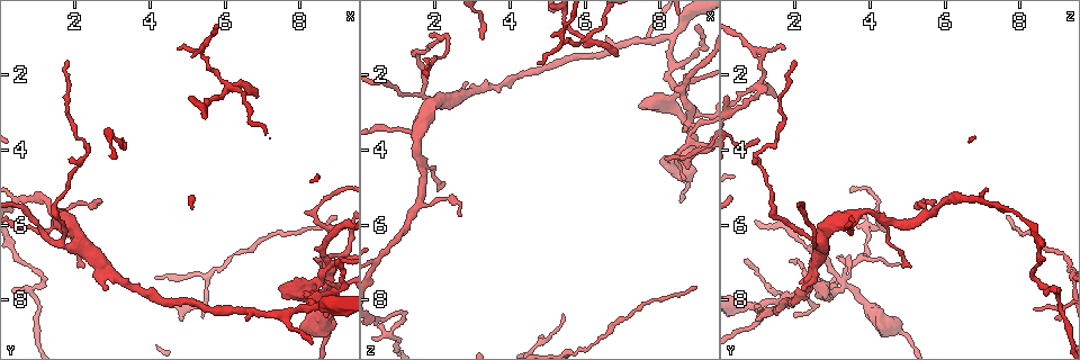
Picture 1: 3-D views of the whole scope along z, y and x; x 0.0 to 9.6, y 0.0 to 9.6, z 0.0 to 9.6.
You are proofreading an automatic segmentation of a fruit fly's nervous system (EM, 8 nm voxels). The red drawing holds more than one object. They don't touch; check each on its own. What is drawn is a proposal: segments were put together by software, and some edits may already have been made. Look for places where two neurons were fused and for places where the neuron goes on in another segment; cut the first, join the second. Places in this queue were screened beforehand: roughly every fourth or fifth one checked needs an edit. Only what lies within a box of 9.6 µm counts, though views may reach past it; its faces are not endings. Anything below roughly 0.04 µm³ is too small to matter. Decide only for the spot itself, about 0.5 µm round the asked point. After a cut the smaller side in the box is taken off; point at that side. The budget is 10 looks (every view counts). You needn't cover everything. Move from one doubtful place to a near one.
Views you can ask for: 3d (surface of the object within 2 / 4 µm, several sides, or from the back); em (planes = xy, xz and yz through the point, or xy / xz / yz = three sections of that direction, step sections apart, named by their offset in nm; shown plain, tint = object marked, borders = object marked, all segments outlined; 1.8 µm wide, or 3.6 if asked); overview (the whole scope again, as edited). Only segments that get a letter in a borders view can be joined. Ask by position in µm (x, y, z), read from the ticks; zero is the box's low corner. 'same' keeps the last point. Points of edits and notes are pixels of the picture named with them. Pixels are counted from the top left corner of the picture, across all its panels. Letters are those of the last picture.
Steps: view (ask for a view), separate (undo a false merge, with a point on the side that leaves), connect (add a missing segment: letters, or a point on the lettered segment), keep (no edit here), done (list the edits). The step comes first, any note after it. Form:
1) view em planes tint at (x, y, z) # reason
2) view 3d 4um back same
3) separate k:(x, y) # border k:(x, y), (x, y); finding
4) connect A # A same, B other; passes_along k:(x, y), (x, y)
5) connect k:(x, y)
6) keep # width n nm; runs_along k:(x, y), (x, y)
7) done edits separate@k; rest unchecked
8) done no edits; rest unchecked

view 3d 4um at (2.15, 6.50, 2.65) # small branch off a trunk

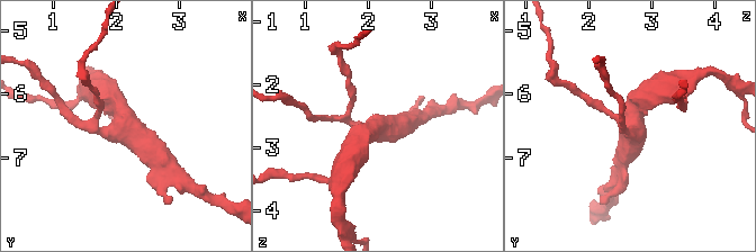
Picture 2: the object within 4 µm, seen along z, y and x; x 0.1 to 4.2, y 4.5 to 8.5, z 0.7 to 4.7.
view em 3.6um planes tint at (2.15, 6.45, 2.65)

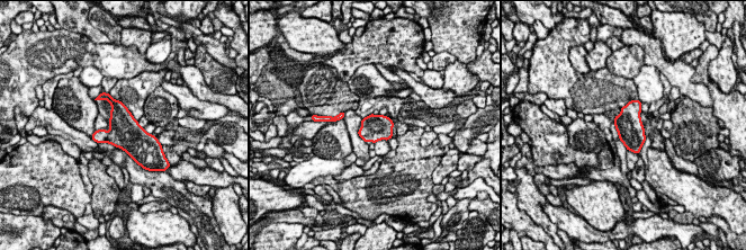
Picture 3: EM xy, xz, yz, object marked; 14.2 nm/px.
view em 3.6um planes borders same # see the neighbours

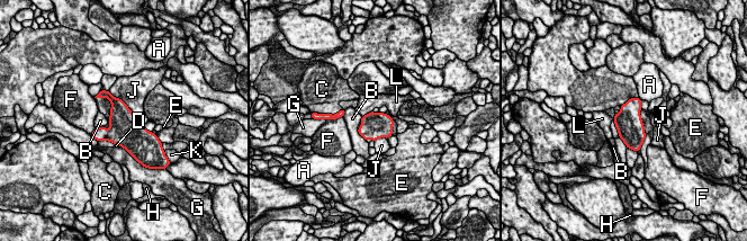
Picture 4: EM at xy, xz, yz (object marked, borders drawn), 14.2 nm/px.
keep # longest_contact J 600 nm; A other, B other, C other, D other, E other, F other, G other, H other, J other, K other, L other; border 4:(108, 91), (118, 97), (137, 119); continuous, no second neuron

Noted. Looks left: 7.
view 3d 2um at (1.80, 1.65, 2.00)

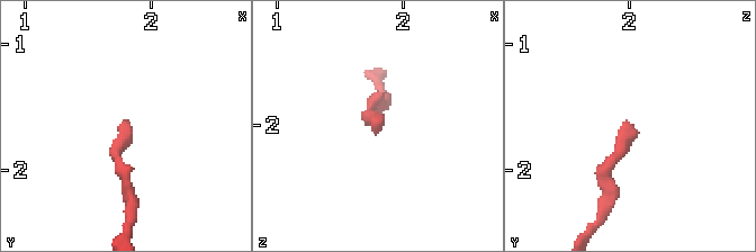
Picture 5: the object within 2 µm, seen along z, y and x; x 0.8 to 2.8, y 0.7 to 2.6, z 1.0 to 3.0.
view em planes borders at (1.80, 1.60, 1.98)

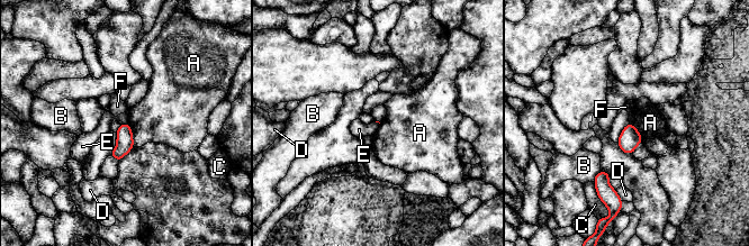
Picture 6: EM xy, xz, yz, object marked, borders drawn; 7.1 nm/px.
keep # A other, B other, C other, D other, E other, F other; no lettered segment goes on from it

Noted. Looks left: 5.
view em xy step 16 tint at (6.15, 2.35, 0.95) # three arms meet

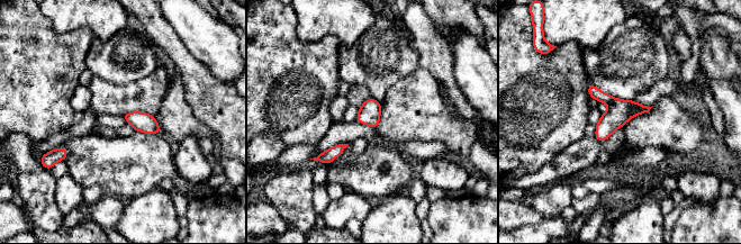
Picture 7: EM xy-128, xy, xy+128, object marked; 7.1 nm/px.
view em xy step 16 borders same # what lies round it

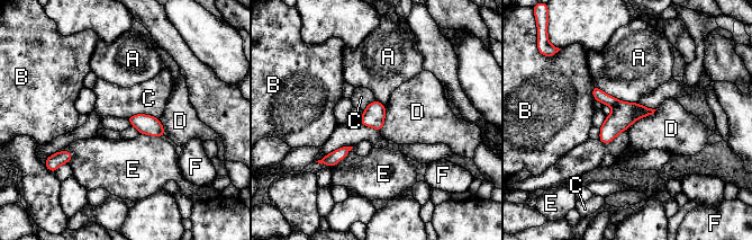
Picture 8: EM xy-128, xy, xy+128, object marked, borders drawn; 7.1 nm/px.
separate 8:(624, 114) # width 100 nm; A other, B other, C other, D other, E other, F other; border 8:(619, 100), (614, 107); two neurons meet here

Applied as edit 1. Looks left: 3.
view overview # see it whole again

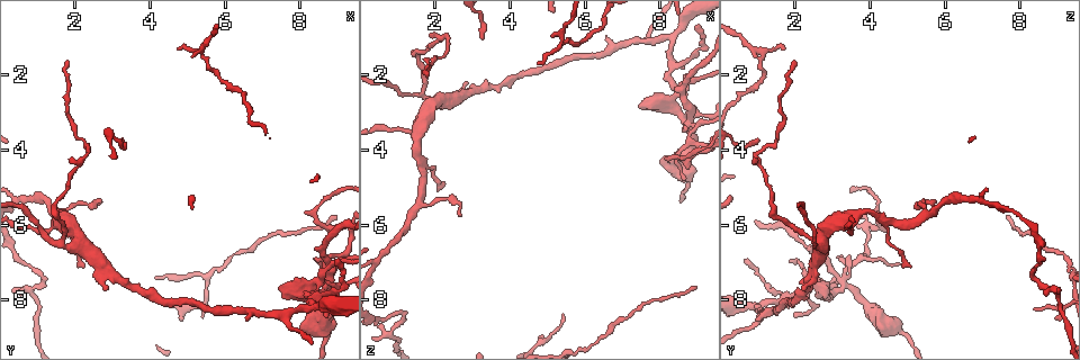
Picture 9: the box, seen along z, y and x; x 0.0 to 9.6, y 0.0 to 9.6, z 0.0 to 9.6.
view em planes borders at (8.35, 8.05, 1.20) # abrupt turn

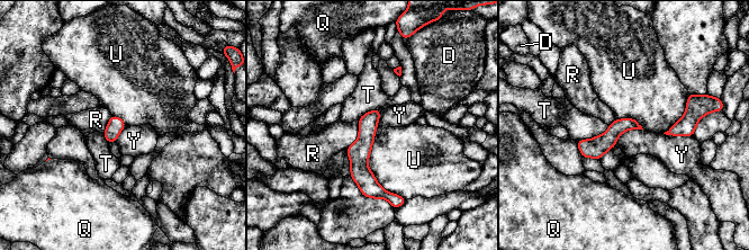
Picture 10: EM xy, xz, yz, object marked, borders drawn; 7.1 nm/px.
keep # longest_contact U 500 nm; D other, Q other, R other, T other, U other, Y other; runs_along 10:(373, 113), (361, 175), (378, 194); all the same neuron

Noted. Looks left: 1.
done edits separate@8; rest unchecked

